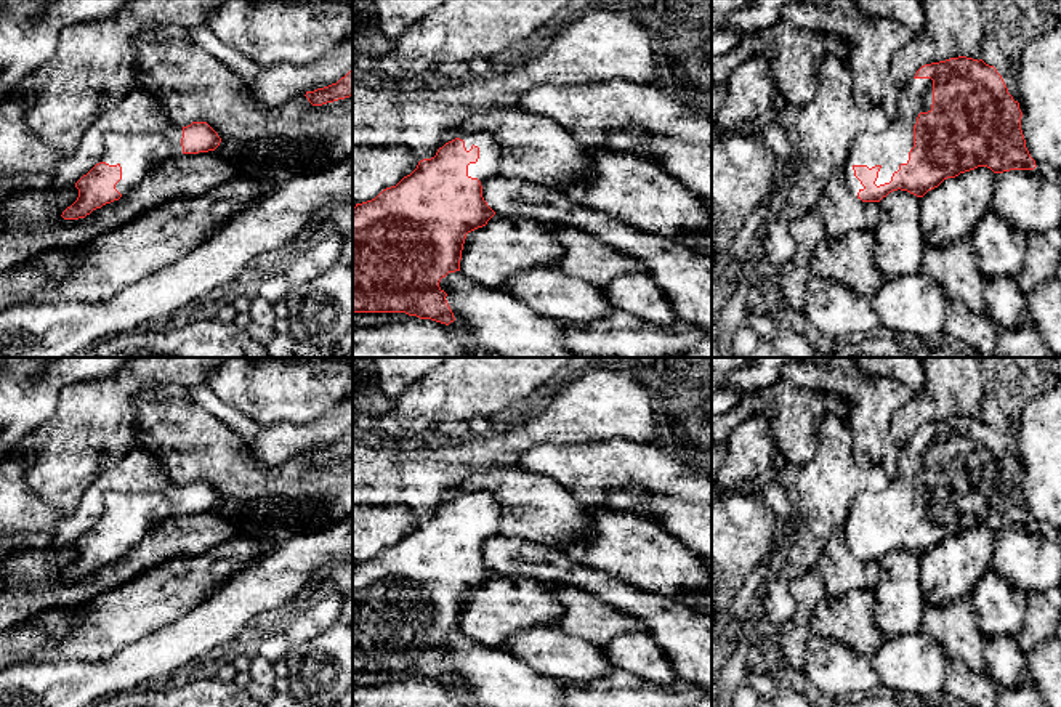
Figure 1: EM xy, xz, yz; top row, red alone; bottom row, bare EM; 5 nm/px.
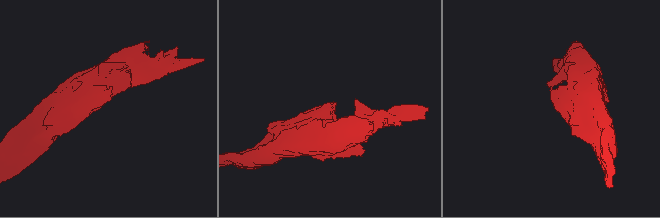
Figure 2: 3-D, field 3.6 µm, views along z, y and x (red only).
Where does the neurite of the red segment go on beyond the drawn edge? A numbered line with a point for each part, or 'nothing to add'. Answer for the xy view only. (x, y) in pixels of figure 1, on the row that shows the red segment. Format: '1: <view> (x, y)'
1: xy (137, 154)

